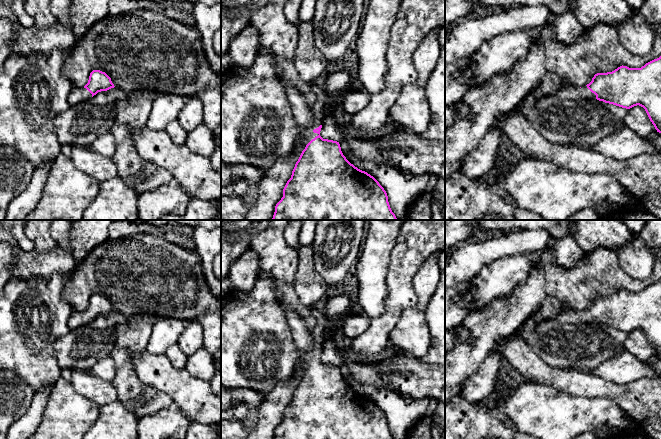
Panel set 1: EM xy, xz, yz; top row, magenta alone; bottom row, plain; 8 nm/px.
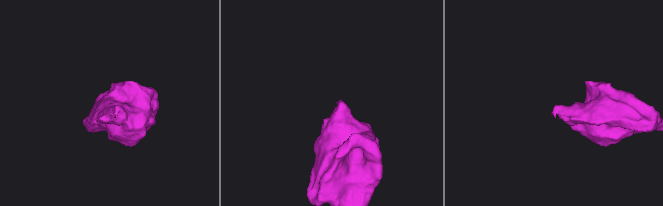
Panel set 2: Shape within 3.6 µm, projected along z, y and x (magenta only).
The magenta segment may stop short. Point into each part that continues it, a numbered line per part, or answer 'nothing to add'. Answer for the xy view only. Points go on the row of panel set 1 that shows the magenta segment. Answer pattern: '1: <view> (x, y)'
1: xy (77, 95)

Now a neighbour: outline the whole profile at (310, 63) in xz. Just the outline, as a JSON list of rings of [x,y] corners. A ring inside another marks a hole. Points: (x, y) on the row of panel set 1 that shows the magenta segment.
[[[312,21],[298,26],[298,41],[293,62],[300,78],[312,85],[328,66],[329,61],[314,44]]]

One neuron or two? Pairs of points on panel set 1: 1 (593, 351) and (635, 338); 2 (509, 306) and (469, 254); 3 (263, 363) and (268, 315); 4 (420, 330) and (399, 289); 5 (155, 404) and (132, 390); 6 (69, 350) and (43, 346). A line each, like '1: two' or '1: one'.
1: two
2: two
3: one
4: two
5: one
6: two

